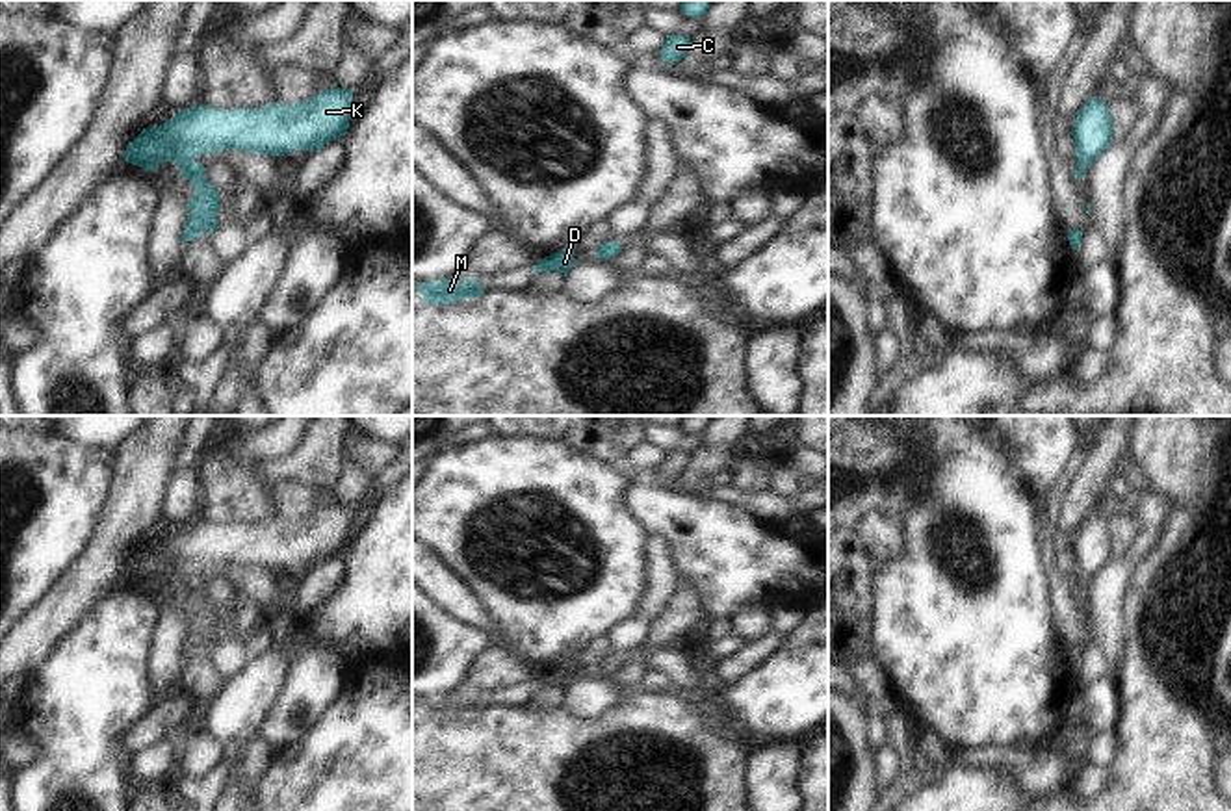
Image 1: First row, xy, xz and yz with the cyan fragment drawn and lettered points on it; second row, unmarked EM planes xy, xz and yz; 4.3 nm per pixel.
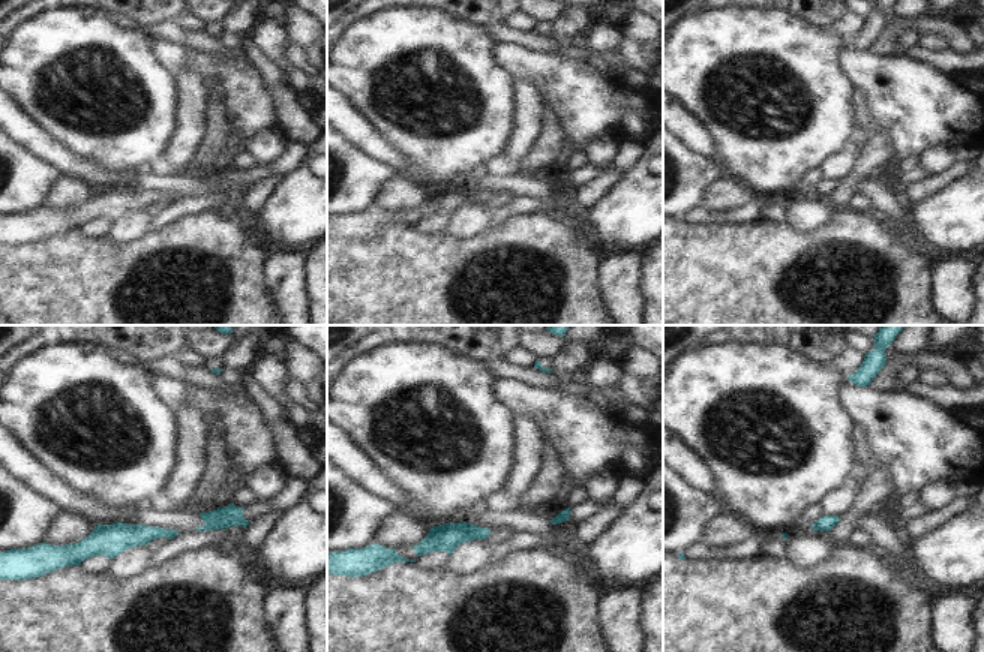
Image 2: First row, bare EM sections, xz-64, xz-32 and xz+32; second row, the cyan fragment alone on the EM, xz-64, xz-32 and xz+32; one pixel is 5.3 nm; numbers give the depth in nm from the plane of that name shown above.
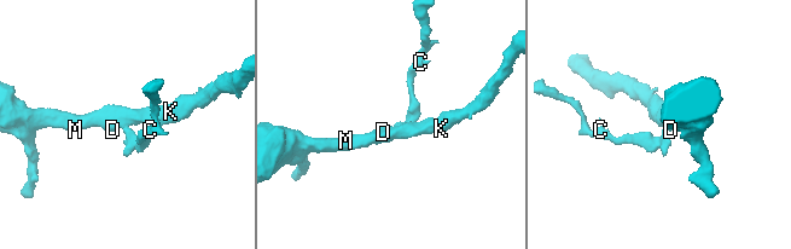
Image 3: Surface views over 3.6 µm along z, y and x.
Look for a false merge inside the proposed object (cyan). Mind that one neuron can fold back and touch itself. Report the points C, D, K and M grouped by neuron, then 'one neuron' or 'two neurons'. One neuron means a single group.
C D K M; one neuron

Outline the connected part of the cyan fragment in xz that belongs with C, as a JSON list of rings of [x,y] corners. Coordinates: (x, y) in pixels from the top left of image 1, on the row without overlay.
[[[667,451],[665,462],[657,468],[665,479],[674,479],[685,473],[689,466],[689,453]]]

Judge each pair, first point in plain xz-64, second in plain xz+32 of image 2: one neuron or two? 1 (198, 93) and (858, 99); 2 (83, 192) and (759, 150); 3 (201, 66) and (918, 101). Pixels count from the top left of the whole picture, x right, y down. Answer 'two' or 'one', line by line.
1: one
2: two
3: one

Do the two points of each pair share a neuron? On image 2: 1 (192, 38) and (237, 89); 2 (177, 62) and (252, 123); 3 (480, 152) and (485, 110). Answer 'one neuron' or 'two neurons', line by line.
1: two neurons
2: one neuron
3: one neuron

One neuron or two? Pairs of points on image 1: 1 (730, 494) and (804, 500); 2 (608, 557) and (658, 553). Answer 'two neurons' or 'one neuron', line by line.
1: one neuron
2: two neurons

